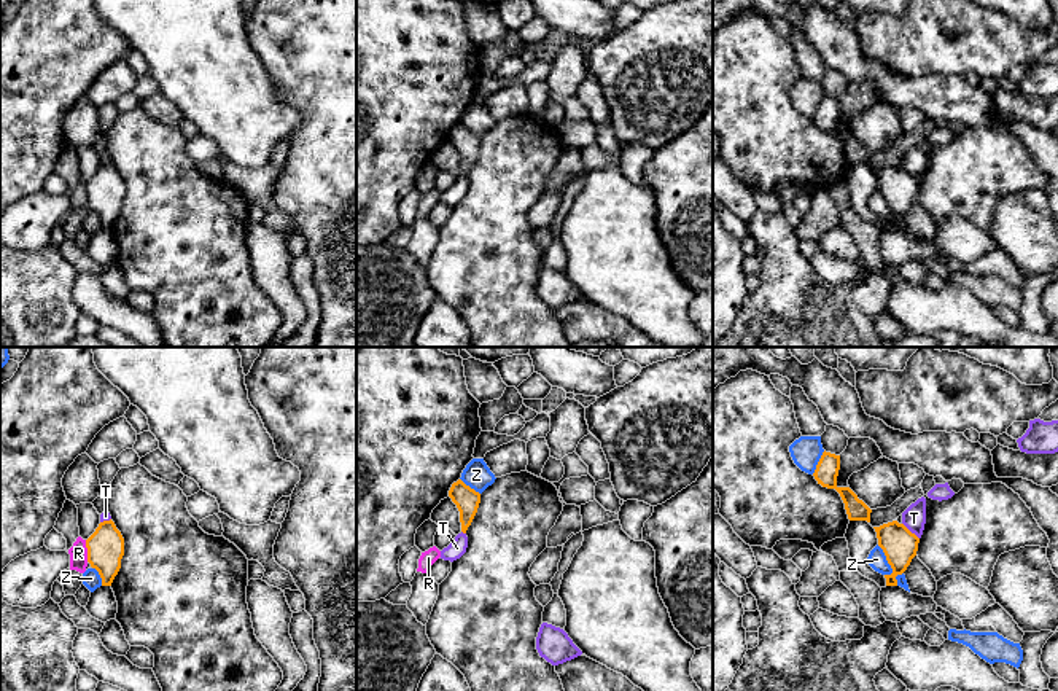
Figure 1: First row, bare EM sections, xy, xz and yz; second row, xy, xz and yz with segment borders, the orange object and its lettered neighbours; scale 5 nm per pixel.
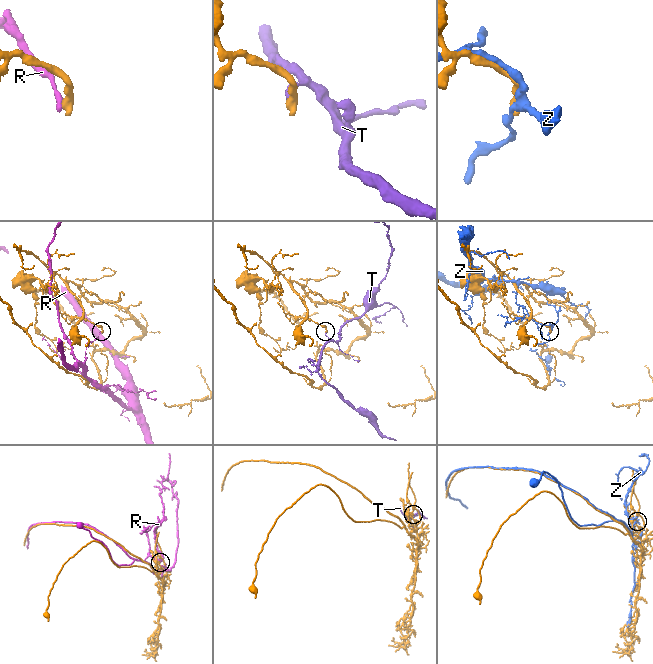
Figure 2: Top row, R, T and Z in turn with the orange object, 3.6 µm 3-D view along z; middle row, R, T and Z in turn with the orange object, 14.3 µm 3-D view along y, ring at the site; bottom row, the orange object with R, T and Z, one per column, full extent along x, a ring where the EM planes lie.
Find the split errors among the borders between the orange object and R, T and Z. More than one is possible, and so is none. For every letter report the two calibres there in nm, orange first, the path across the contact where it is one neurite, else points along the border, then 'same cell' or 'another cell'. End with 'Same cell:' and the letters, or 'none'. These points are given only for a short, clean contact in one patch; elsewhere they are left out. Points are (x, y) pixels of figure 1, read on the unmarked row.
R: 190/100 nm | another cell
T: 180/120 nm | along yz (902, 166), (918, 182) | another cell
Z: 180/90 nm | another cell
Same cell: none

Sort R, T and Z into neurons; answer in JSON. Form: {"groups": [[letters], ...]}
{"groups": [["R"], ["T"], ["Z"]]}

